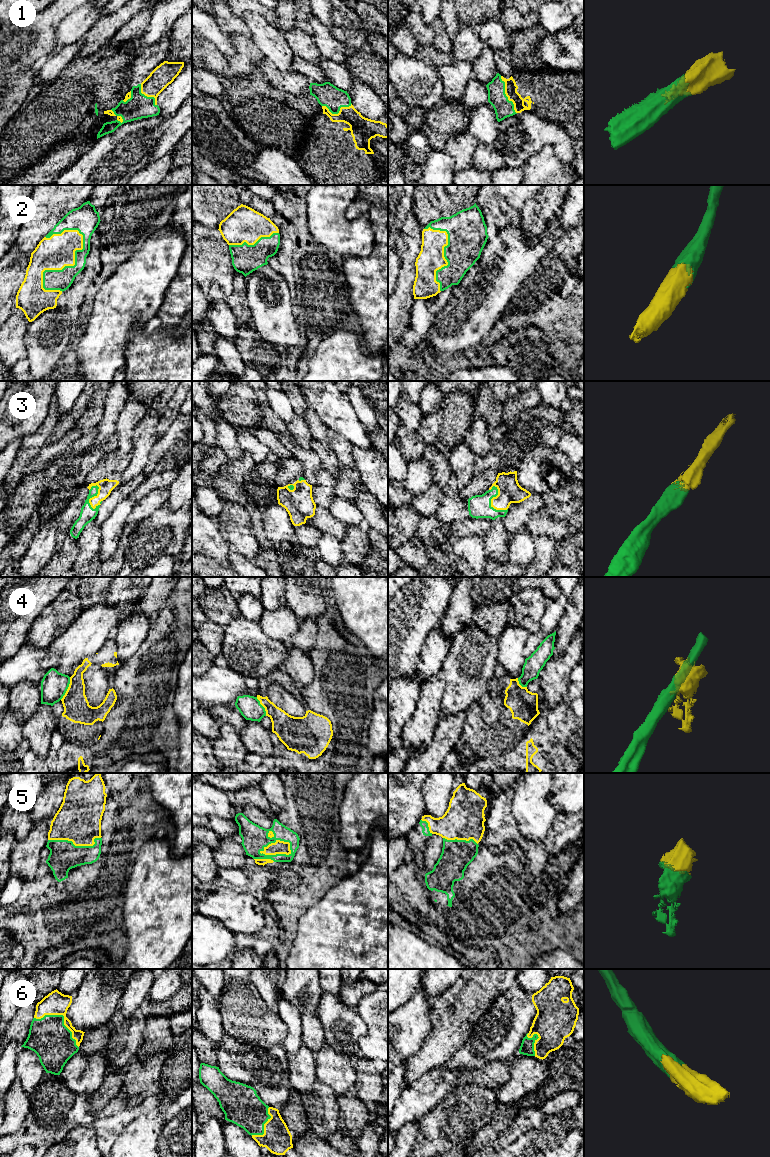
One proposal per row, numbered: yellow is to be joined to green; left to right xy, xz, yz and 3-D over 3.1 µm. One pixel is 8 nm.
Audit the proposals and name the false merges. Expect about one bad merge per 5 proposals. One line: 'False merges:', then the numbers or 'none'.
False merges: 4

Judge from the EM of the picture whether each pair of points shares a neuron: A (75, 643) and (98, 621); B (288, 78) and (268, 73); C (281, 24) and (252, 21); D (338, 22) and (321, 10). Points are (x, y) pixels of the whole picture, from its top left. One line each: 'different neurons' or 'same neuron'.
A: same neuron
B: same neuron
C: different neurons
D: same neuron

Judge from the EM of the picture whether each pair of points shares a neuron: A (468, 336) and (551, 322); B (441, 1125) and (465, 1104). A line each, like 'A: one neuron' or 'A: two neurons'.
A: two neurons
B: one neuron

